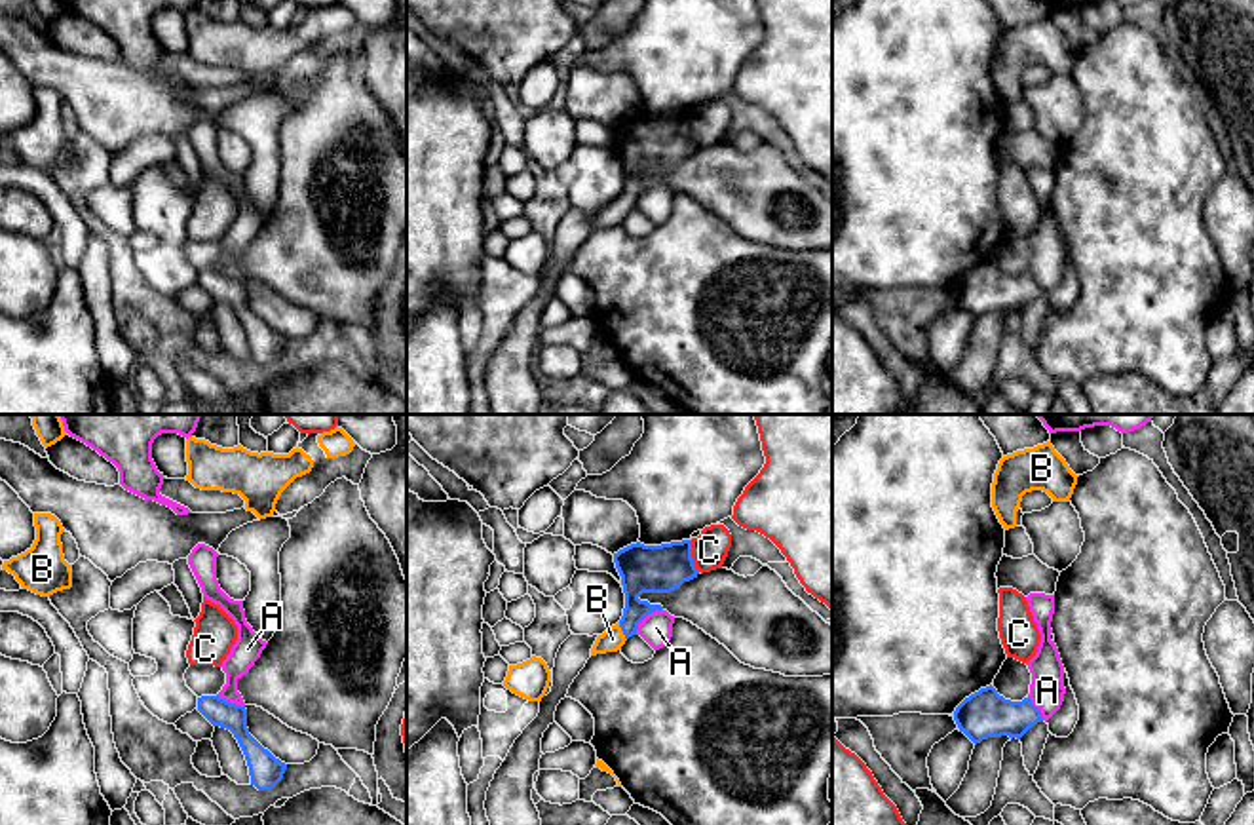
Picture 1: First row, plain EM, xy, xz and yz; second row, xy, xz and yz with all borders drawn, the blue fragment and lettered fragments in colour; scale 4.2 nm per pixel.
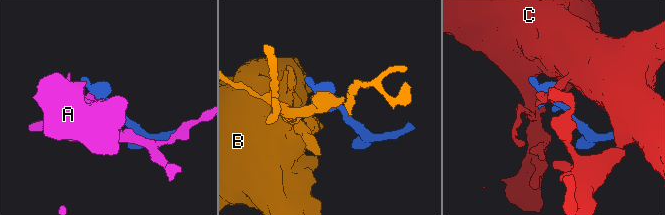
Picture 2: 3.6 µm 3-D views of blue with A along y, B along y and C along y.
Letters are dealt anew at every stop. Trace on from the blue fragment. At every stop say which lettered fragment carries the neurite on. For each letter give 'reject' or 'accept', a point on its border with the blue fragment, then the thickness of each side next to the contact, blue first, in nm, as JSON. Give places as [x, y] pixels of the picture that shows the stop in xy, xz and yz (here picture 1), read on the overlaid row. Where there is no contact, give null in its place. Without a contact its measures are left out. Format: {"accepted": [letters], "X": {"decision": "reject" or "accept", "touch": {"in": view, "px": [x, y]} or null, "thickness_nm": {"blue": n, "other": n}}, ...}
{"accepted": ["B"], "A": {"decision": "reject", "touch": {"in": "xz", "px": [645, 616]}, "thickness_nm": {"blue": 200, "other": 140}}, "B": {"decision": "accept", "touch": {"in": "xz", "px": [622, 630]}, "thickness_nm": {"blue": 160, "other": 100}}, "C": {"decision": "reject", "touch": {"in": "xz", "px": [690, 556]}, "thickness_nm": {"blue": 200, "other": 160}}}

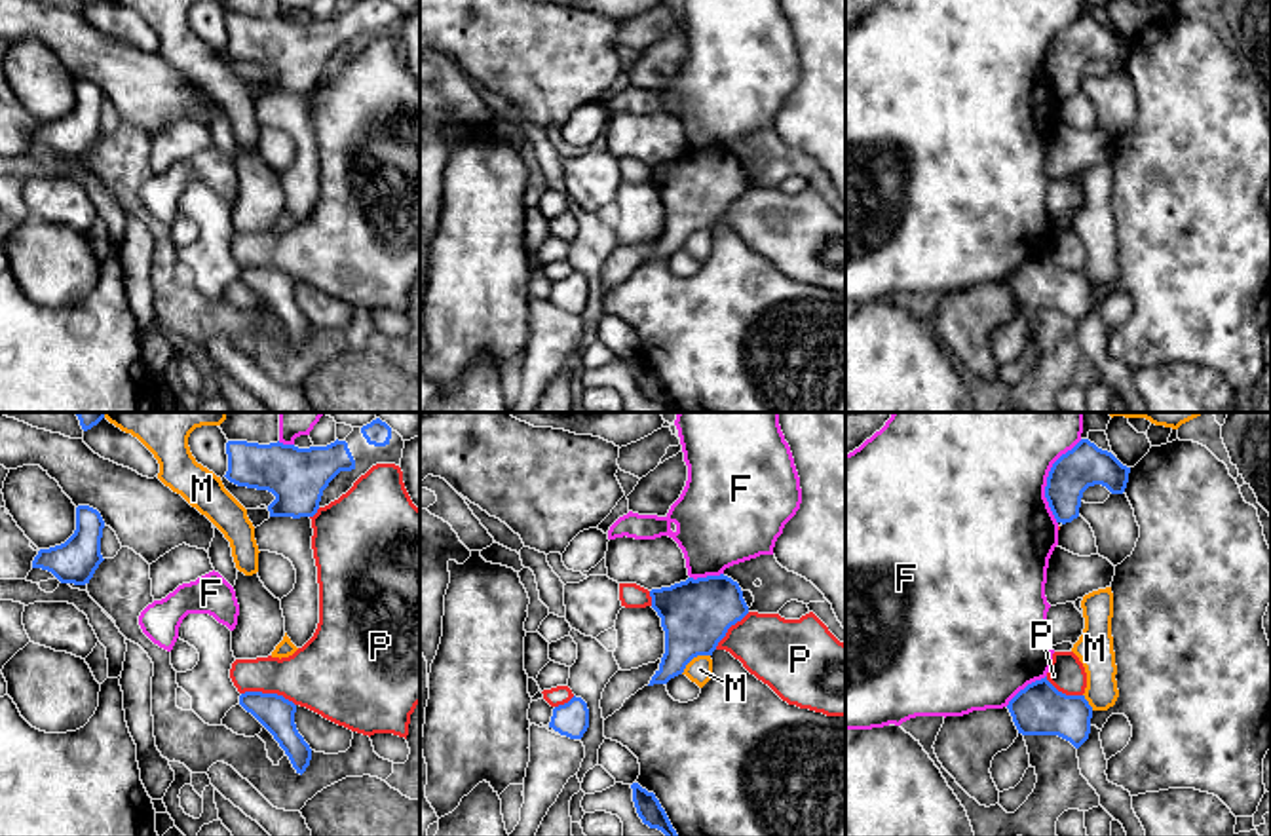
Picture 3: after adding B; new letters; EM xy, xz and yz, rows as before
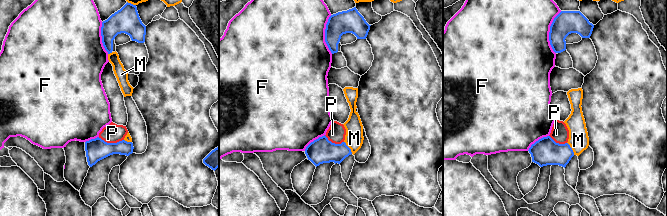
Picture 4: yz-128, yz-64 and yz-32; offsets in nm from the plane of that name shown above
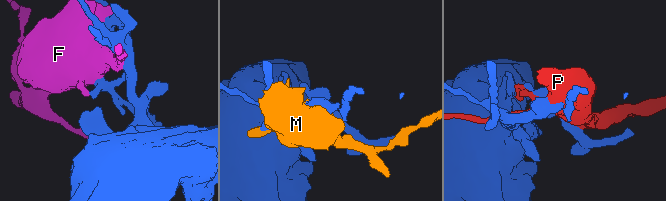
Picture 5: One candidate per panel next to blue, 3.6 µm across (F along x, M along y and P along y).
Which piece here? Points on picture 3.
{"accepted": [], "F": {"decision": "reject", "touch": {"in": "yz", "px": [1047, 479]}, "thickness_nm": {"blue": 180, "other": 500}}, "M": {"decision": "reject", "touch": {"in": "xz", "px": [694, 656]}, "thickness_nm": {"blue": 300, "other": 110}}, "P": {"decision": "reject", "touch": {"in": "xy", "px": [268, 694]}, "thickness_nm": {"blue": 150, "other": 300}}}

